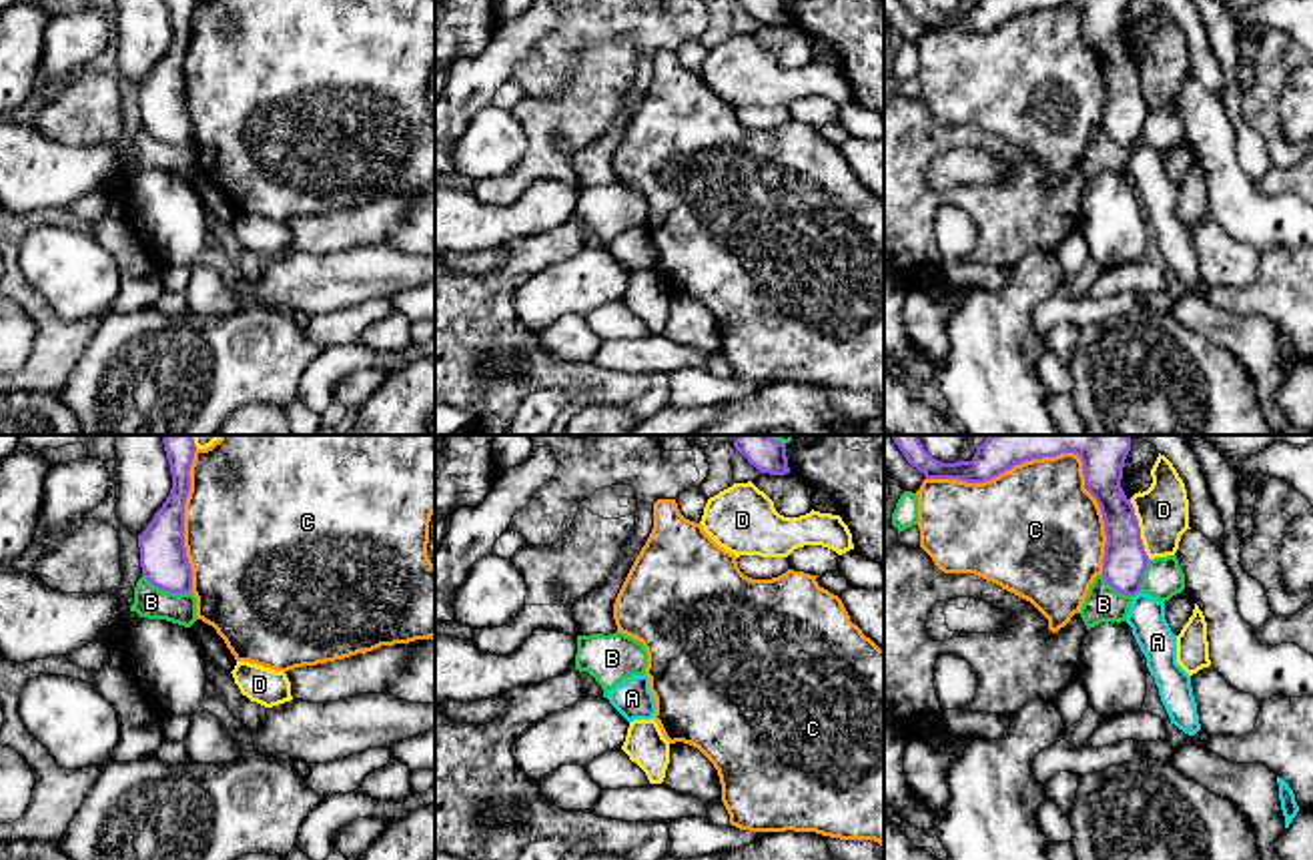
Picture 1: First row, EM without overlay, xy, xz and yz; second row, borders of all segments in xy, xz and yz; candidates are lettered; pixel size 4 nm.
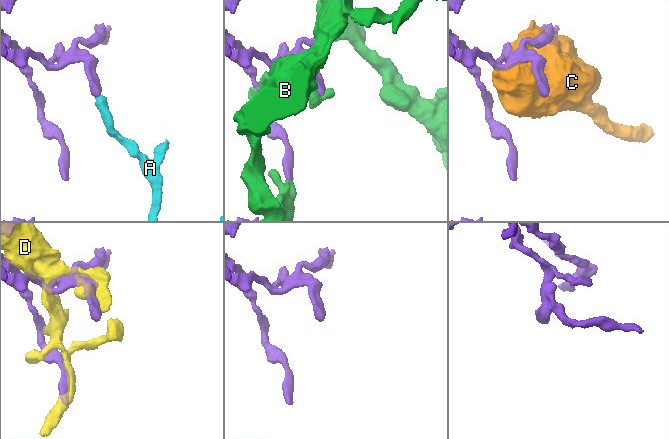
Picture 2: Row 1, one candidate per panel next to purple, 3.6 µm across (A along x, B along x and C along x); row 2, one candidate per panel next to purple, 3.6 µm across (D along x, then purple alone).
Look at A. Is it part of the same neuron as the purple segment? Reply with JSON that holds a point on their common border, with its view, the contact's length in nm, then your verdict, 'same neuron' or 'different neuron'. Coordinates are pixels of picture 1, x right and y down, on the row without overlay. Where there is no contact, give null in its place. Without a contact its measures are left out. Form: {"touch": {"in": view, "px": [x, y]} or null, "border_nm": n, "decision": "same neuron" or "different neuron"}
{"touch": {"in": "yz", "px": [1137, 143]}, "border_nm": 40, "decision": "different neuron"}

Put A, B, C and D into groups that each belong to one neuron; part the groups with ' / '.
A / B / C / D

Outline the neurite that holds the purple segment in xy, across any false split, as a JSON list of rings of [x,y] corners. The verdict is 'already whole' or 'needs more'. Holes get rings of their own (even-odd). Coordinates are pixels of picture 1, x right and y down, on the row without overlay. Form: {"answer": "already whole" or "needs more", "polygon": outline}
{"answer": "already whole", "polygon": [[[164,0],[172,40],[152,72],[138,86],[142,126],[170,144],[192,142],[192,120],[184,98],[184,54],[190,42],[190,16],[196,0]]]}

